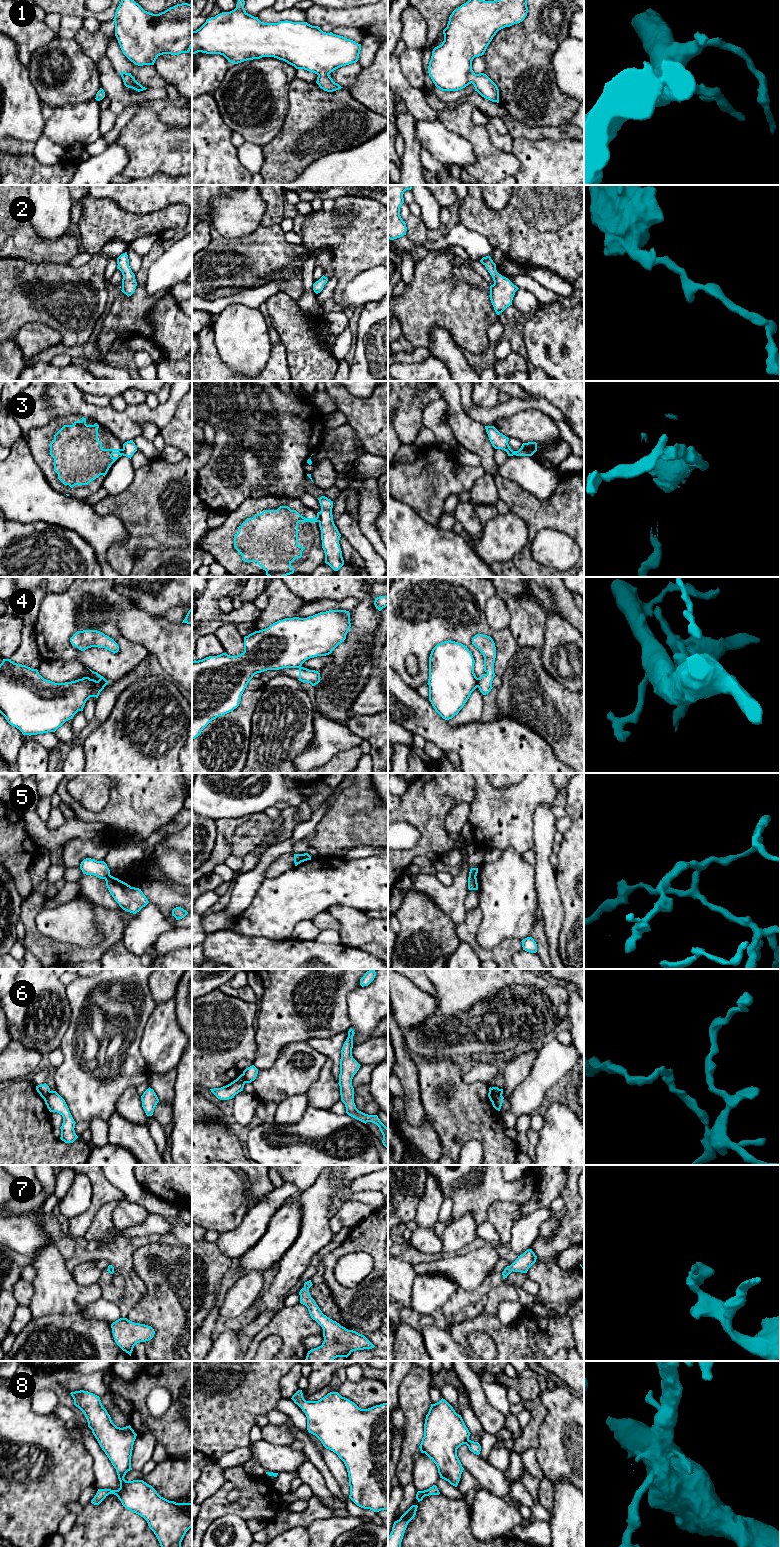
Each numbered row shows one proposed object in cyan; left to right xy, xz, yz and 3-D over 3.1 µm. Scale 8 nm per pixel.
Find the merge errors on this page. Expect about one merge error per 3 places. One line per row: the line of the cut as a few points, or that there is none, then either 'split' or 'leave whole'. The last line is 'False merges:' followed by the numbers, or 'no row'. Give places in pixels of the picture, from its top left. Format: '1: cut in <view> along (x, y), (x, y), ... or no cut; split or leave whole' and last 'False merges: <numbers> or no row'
1: no cut; leave whole
2: no cut; leave whole
3: cut in xy along (121, 449), (122, 454); split
4: cut in yz along (477, 678), (478, 686); split
5: cut in yz along (469, 874), (475, 877); split
6: cut in xz along (242, 1074), (246, 1082); split
7: no cut; leave whole
8: cut in xz along (305, 1400), (299, 1406); split
False merges: 3, 4, 5, 6, 8

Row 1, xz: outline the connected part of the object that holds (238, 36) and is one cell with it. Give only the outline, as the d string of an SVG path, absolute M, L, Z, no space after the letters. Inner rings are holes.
M238 0L236 8L211 17L196 31L192 31L192 54L198 52L223 55L228 62L238 64L262 57L274 57L318 75L316 83L321 89L333 92L342 87L330 77L334 70L352 63L359 58L361 44L332 32L323 32L320 27L307 22L280 21L264 23L258 17L248 14L245 1Z

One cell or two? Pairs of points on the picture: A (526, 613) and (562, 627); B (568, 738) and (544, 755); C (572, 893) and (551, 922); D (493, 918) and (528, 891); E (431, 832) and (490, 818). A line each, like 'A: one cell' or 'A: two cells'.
A: two cells
B: two cells
C: two cells
D: one cell
E: two cells

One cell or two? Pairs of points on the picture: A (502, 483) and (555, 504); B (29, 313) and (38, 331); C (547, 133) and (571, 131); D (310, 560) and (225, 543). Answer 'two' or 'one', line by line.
A: one
B: two
C: one
D: one

